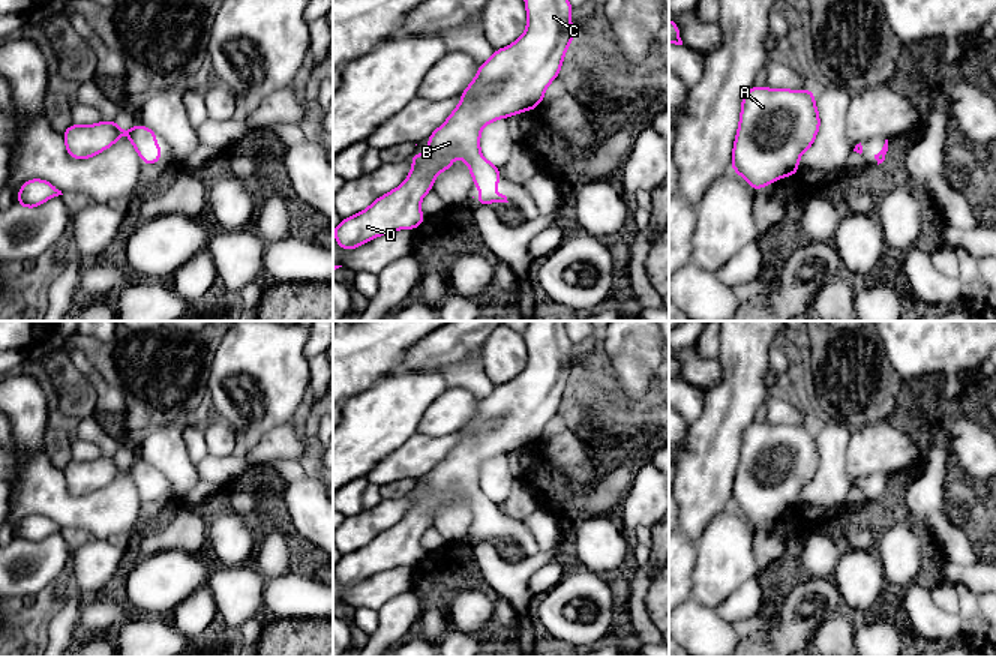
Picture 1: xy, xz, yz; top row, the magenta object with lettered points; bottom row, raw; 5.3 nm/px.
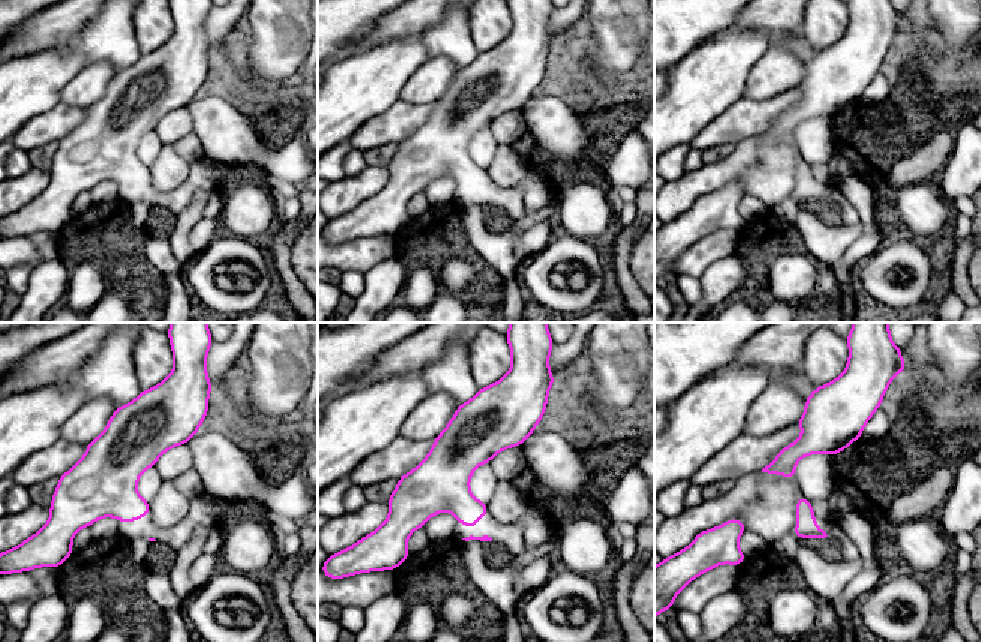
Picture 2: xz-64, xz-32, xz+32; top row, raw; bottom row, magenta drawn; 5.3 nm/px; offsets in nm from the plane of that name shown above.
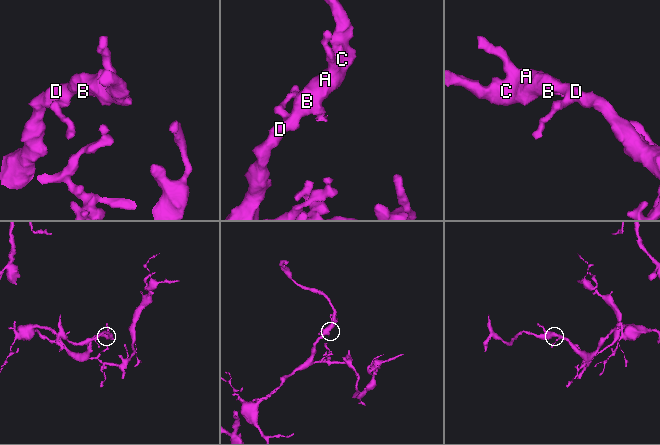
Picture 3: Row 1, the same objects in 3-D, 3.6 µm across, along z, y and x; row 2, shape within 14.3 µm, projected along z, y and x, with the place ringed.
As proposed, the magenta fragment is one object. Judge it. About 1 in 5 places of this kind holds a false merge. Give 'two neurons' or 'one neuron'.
one neuron

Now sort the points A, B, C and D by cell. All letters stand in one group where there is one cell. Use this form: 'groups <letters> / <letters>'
groups A B C D

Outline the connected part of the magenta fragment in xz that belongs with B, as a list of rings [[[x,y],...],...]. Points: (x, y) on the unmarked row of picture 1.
[[[528,321],[524,339],[526,344],[525,369],[508,382],[495,386],[495,388],[480,400],[476,414],[460,429],[460,440],[426,476],[429,490],[423,492],[414,488],[411,492],[412,502],[405,518],[376,534],[368,544],[340,556],[333,566],[339,584],[351,586],[375,573],[398,566],[416,566],[420,562],[426,555],[420,546],[420,538],[423,532],[432,526],[435,513],[453,502],[454,492],[459,492],[468,501],[474,524],[482,526],[482,531],[474,534],[477,542],[508,538],[506,531],[492,528],[498,524],[498,518],[502,512],[496,506],[496,500],[486,496],[480,488],[482,464],[495,456],[536,446],[544,435],[548,422],[560,412],[562,394],[572,375],[576,372],[572,363],[573,344],[566,332],[566,321]]]

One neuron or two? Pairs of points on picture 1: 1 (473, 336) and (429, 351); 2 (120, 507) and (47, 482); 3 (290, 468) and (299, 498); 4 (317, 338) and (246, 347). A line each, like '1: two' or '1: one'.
1: one
2: one
3: two
4: two

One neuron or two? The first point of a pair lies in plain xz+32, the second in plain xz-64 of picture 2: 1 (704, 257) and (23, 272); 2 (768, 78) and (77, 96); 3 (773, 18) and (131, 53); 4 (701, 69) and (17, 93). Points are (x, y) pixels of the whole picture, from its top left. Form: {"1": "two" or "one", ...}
{"1": "two", "2": "one", "3": "two", "4": "one"}

